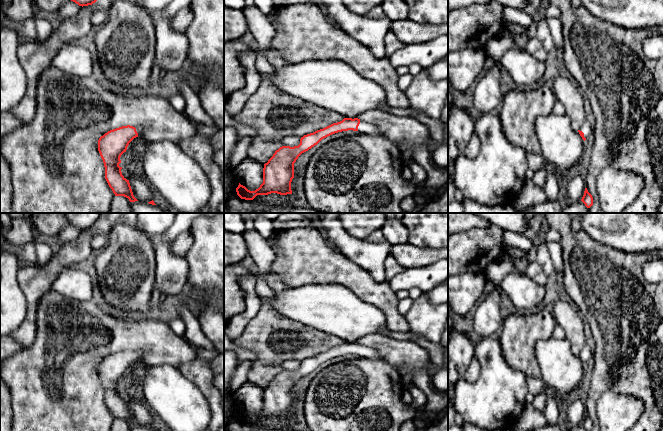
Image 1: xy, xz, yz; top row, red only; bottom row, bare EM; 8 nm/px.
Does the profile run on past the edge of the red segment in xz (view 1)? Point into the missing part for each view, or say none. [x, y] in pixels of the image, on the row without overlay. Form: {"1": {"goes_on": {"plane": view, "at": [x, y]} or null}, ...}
{"1": {"goes_on": {"plane": "xz", "at": [364, 352]}}}

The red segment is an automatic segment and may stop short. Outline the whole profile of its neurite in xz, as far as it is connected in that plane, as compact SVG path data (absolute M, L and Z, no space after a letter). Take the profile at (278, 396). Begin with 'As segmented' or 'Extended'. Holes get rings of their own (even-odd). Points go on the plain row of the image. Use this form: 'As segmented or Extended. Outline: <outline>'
Extended. Outline: M344 342L323 353L304 359L298 370L282 370L264 388L263 407L255 415L248 414L239 407L236 412L241 423L253 424L257 419L277 417L280 419L292 418L291 406L294 402L294 387L298 381L317 369L322 363L342 355L358 355L360 358L382 359L380 353L358 342Z

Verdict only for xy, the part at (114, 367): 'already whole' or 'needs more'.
needs more

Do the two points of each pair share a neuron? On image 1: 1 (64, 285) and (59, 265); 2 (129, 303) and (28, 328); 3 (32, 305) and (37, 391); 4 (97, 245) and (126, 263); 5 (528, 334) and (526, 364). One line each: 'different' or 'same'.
1: different
2: different
3: different
4: different
5: same

